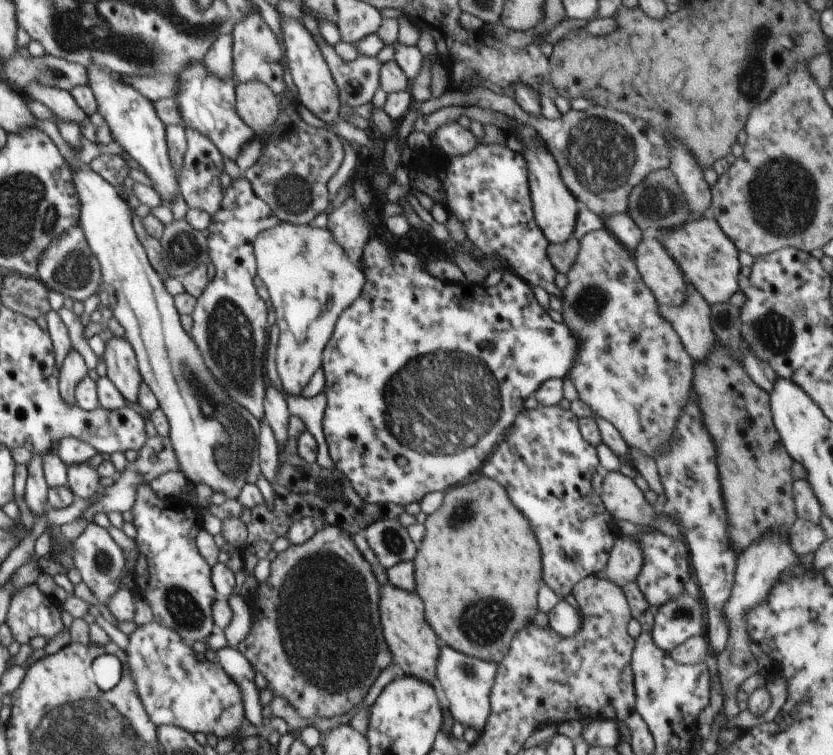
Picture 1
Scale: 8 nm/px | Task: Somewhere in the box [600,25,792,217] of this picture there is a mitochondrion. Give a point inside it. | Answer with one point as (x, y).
(752, 81)

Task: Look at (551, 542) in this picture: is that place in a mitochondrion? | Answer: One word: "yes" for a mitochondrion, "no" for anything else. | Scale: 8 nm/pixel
no

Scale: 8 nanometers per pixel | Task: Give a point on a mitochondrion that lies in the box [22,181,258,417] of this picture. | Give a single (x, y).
(76, 270)

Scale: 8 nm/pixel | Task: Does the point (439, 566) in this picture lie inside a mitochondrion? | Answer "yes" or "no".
no

